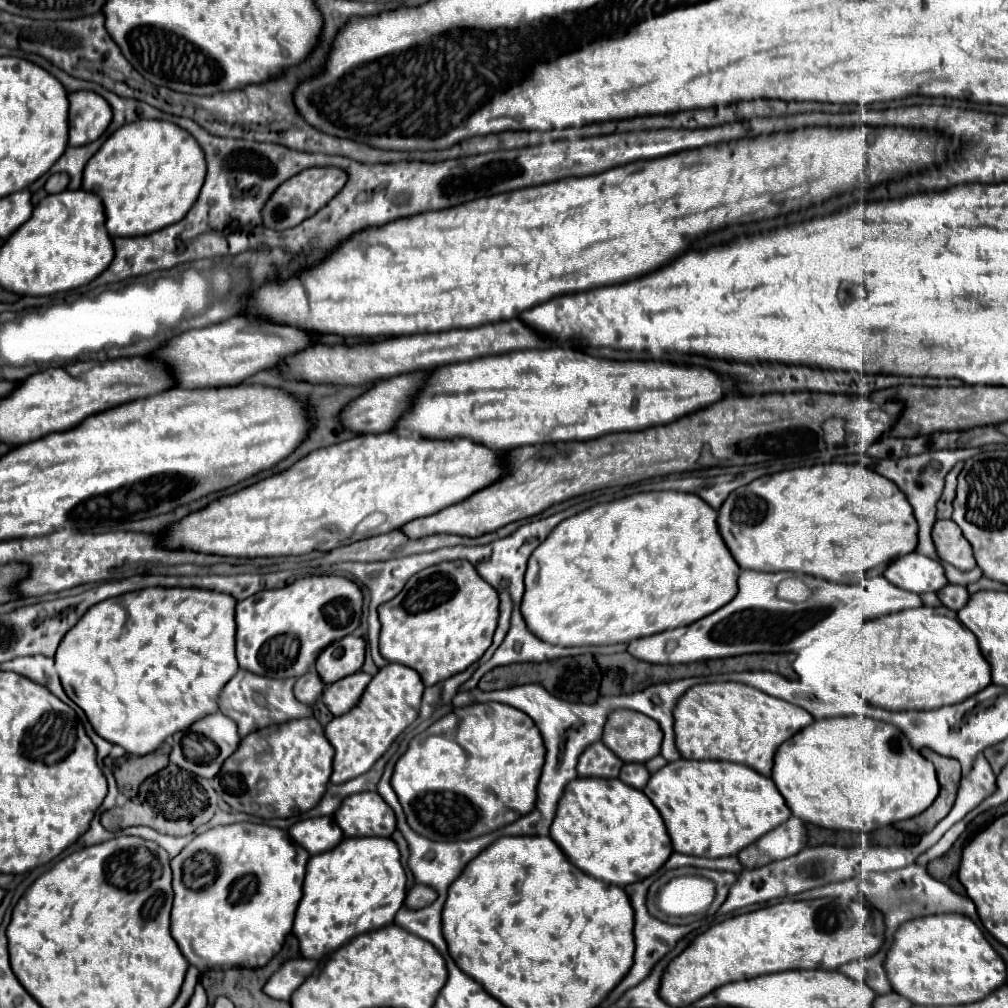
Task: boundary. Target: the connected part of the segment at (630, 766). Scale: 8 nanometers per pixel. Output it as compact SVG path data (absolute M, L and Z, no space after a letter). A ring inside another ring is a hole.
M624 763L622 771L620 771L620 779L630 787L644 789L650 779L650 773L646 771L646 767L642 763Z

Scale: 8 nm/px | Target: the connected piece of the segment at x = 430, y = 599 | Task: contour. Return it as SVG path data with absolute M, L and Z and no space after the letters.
M448 561L422 569L406 583L406 587L392 601L378 609L382 623L380 653L390 663L402 663L418 671L424 685L430 687L438 681L444 681L464 671L484 655L484 651L492 643L492 635L498 625L500 615L498 605L500 605L498 591L478 575L470 561Z

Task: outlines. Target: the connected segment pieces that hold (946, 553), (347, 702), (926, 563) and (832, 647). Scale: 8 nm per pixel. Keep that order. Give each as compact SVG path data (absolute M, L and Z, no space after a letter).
M936 521L932 529L932 539L942 561L954 565L960 571L970 571L976 567L972 545L954 521Z
M358 671L354 675L348 675L332 685L326 685L324 689L324 695L322 695L322 701L324 705L330 709L330 713L334 717L338 715L344 715L348 713L362 697L366 685L370 683L370 675L364 673L364 671Z
M910 553L906 557L900 557L894 561L886 571L886 579L898 585L900 589L910 589L914 593L928 593L928 591L940 591L948 585L948 579L944 575L944 567L920 553Z
M924 605L918 609L904 609L886 617L878 617L874 621L866 621L862 629L854 635L820 639L818 643L812 643L798 653L794 661L794 671L798 673L800 683L812 689L828 683L836 691L854 691L866 703L874 703L876 707L888 711L922 711L954 705L992 683L990 665L982 657L974 633L960 623L956 611L950 611L944 605L936 609Z

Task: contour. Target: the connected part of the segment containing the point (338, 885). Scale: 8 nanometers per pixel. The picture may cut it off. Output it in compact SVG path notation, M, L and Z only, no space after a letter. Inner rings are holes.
M346 837L334 849L314 855L306 867L304 897L296 911L294 935L308 959L322 959L350 939L370 929L386 927L406 897L406 873L400 865L400 851L386 837Z

